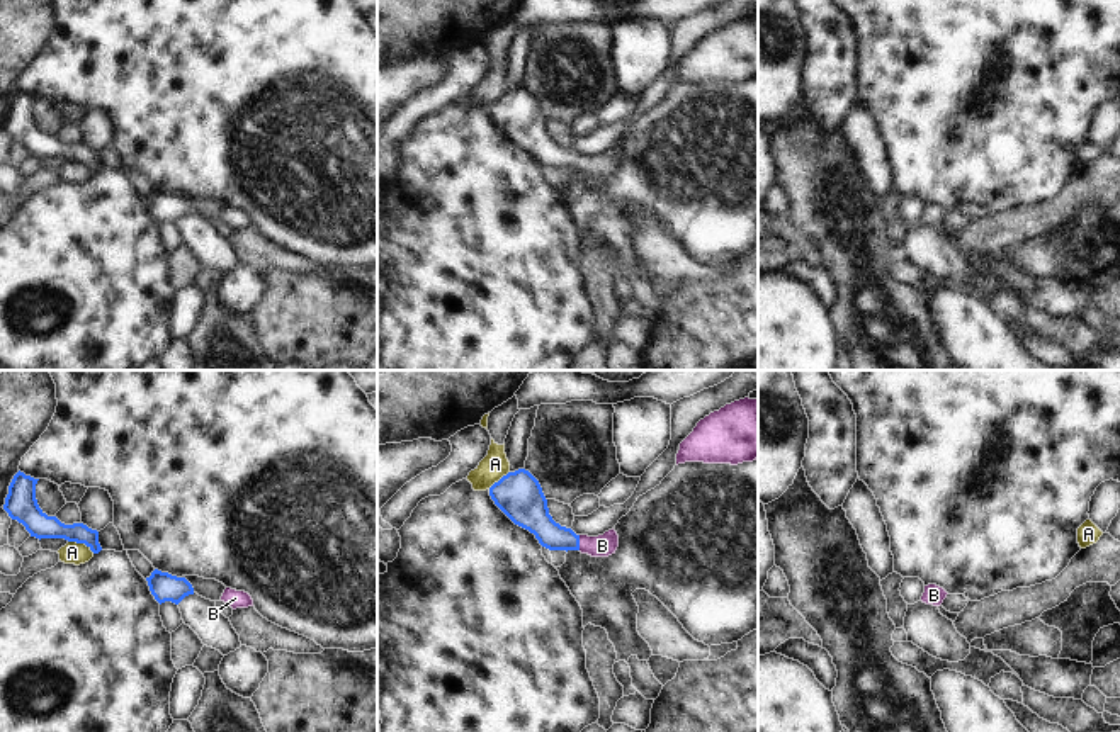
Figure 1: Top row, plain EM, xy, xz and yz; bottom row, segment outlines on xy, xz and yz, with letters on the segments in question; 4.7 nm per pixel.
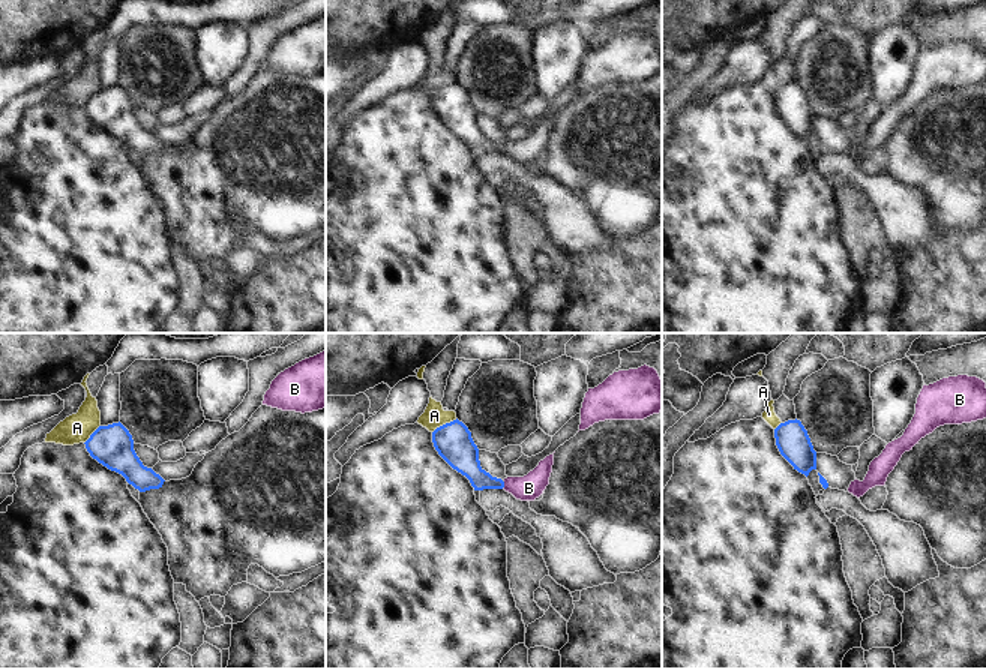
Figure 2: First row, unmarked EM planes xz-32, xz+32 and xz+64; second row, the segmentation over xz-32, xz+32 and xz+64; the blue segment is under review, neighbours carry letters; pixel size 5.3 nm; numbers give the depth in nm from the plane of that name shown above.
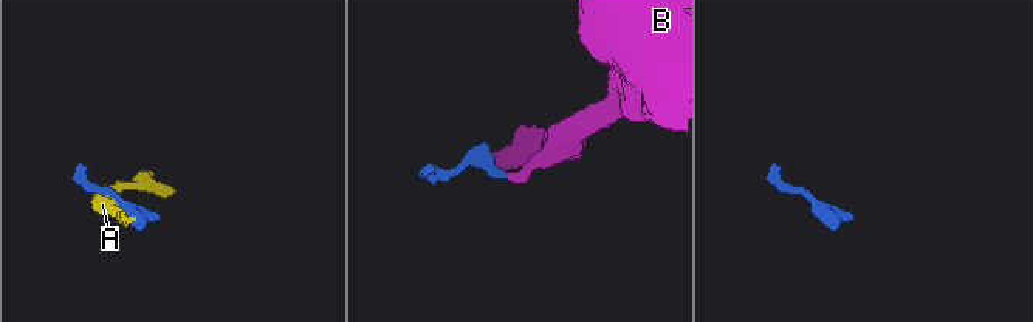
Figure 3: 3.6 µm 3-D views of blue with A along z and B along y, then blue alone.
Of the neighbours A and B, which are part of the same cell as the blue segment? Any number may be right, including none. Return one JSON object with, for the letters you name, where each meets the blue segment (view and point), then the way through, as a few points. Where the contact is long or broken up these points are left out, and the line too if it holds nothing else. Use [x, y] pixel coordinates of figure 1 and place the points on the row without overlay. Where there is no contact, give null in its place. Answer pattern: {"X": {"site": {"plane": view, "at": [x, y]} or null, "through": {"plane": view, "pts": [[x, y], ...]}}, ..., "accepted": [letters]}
{"B": {"site": {"plane": "xz", "at": [578, 162]}, "through": {"plane": "xz", "pts": [[534, 135], [556, 157], [578, 162], [602, 165]]}}, "accepted": ["B"]}

